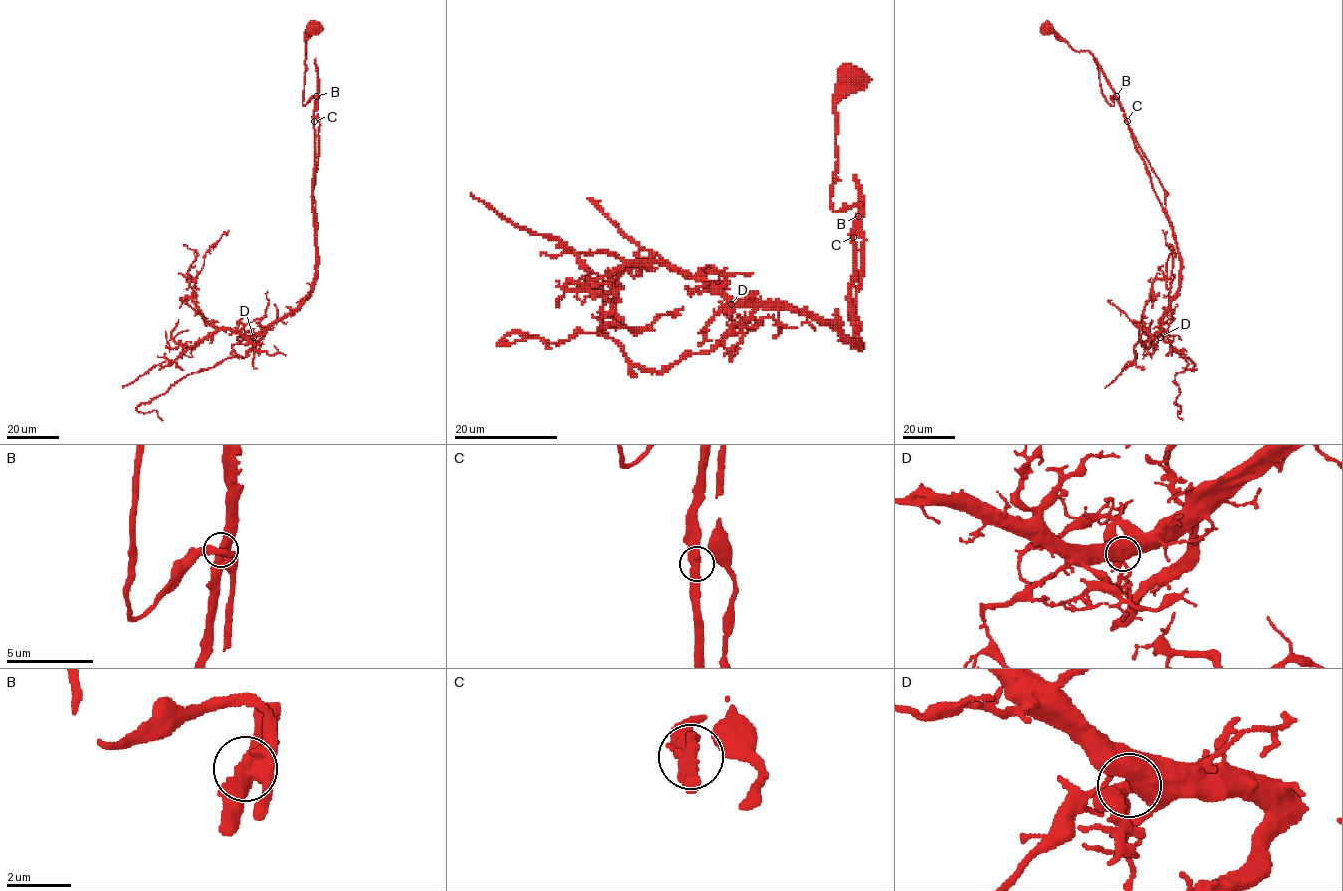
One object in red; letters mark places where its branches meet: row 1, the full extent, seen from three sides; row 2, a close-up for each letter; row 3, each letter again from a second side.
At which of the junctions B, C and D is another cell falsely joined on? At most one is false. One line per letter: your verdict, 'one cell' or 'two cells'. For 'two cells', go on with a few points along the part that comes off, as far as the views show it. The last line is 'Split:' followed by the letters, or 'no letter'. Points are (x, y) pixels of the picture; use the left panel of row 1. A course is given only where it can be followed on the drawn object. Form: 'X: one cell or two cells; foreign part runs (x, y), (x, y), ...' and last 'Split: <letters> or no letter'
B: one cell
C: one cell
D: one cell
Split: no letter

